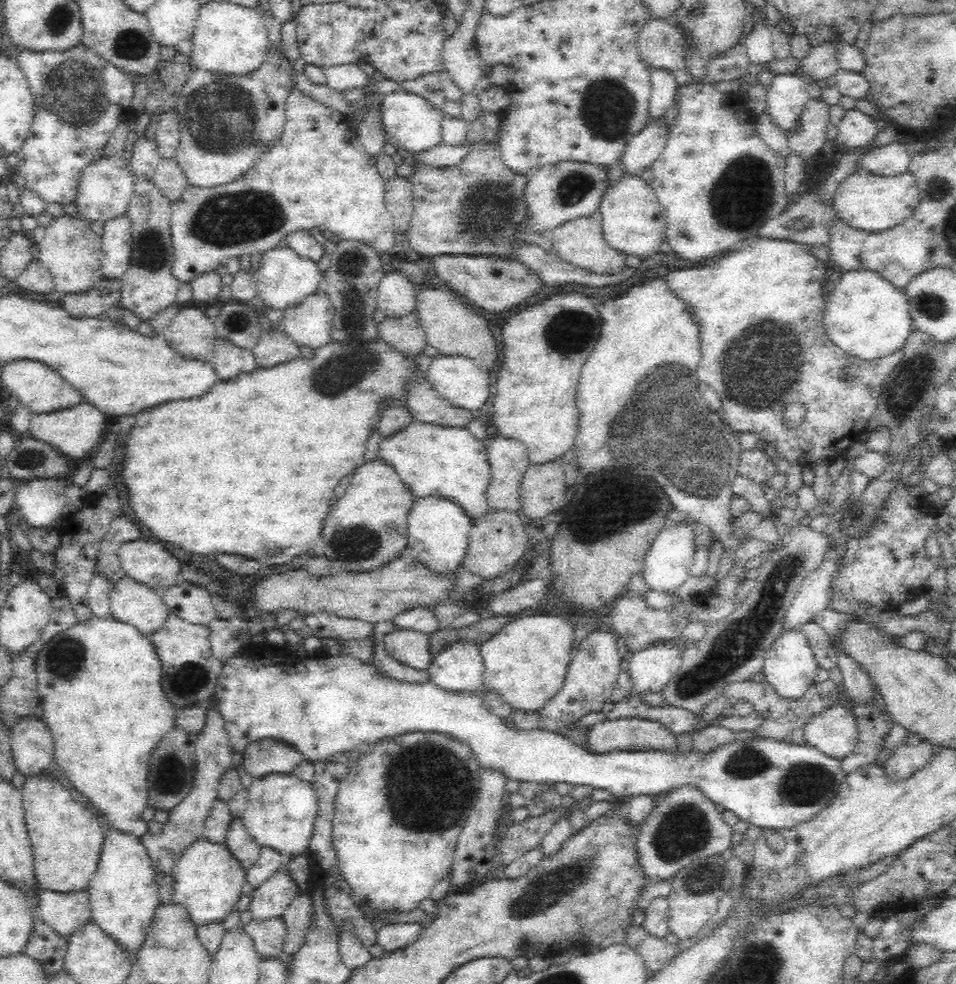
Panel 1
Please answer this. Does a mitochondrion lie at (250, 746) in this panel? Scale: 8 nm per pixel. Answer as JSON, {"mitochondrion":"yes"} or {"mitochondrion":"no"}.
{"mitochondrion":"no"}

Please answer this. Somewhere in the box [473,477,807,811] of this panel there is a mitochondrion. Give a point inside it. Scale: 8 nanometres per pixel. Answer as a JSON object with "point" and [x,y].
{"point":[747,762]}

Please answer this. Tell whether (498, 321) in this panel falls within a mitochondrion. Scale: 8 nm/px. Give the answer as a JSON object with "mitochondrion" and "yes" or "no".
{"mitochondrion":"no"}

